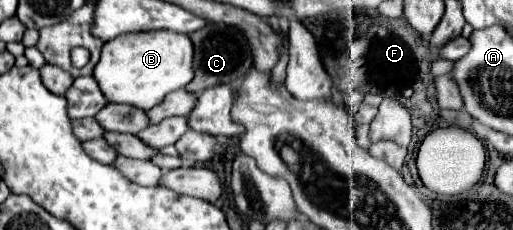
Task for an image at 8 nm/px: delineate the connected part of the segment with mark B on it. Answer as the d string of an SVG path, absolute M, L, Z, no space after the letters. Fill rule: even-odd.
M173 30L133 32L121 34L103 44L101 60L97 62L93 76L107 102L151 110L169 92L185 88L193 80L191 60L193 44L187 34L177 34Z

